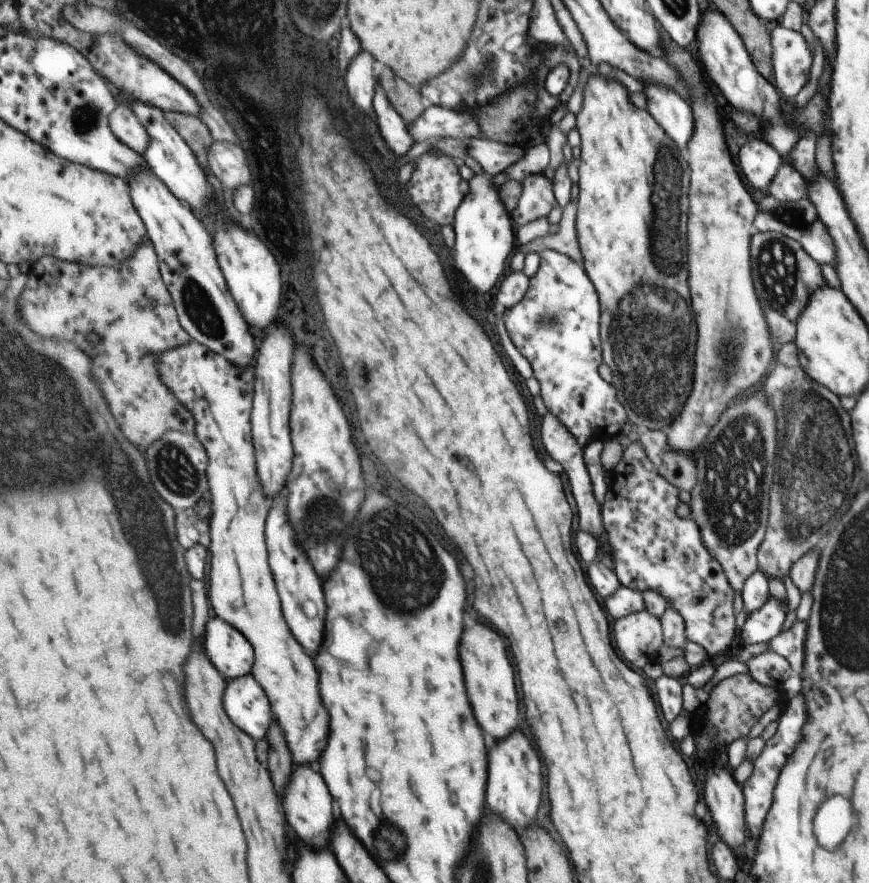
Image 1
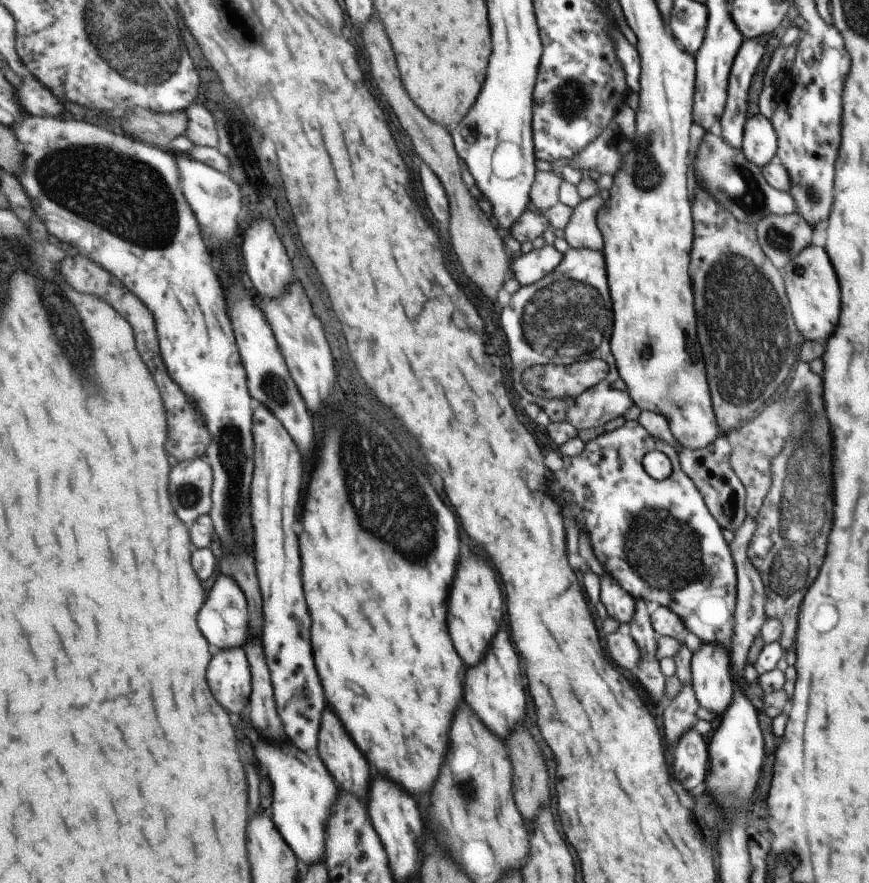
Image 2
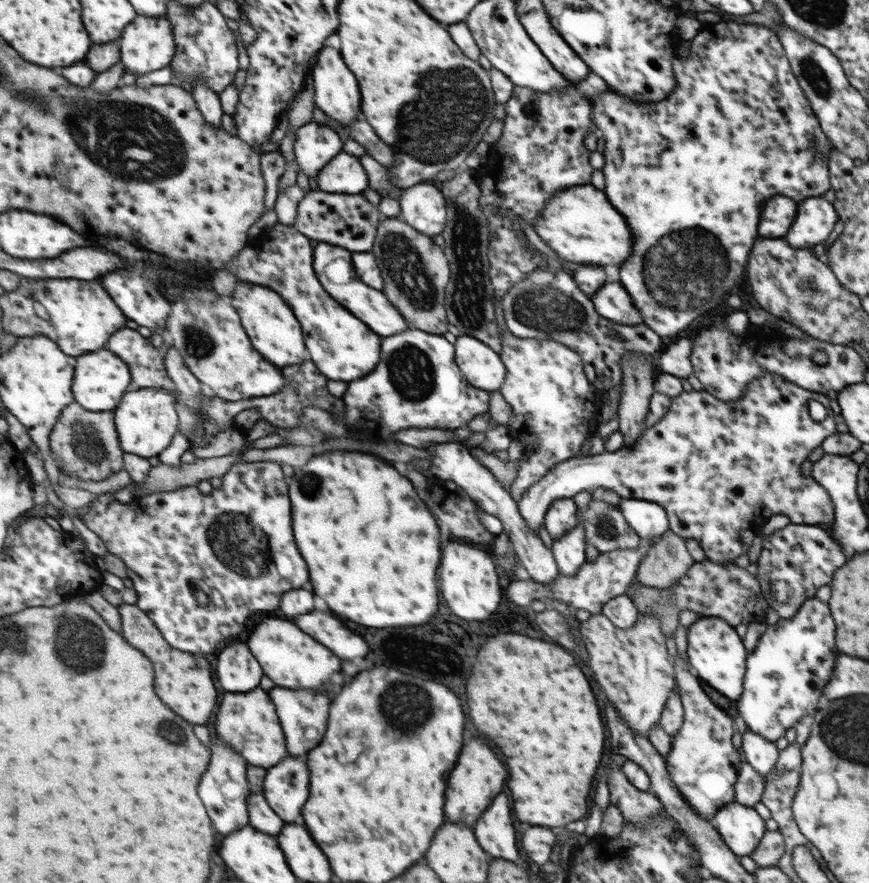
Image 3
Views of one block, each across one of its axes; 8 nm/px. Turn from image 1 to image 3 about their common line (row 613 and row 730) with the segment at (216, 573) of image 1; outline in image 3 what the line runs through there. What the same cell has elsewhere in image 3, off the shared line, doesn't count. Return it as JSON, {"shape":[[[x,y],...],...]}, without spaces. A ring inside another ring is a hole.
{"shape":[[[261,686],[247,694],[237,692],[225,692],[223,704],[219,708],[217,720],[215,720],[215,734],[219,740],[229,744],[231,750],[239,752],[249,766],[255,768],[275,768],[287,754],[287,742],[285,742],[285,728],[281,726],[281,716],[277,712],[277,704],[273,702],[271,694],[263,690]]]}

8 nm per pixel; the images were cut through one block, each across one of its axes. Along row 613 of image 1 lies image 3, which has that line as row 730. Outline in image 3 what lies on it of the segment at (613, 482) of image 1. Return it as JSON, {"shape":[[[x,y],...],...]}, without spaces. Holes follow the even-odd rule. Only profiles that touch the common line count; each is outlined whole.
{"shape":[[[683,652],[675,656],[677,664],[677,690],[683,704],[683,724],[681,730],[671,736],[669,752],[665,754],[665,766],[669,772],[669,782],[689,804],[689,810],[703,822],[713,820],[719,814],[717,806],[729,806],[735,800],[733,784],[739,770],[739,758],[731,744],[731,718],[721,712],[701,690],[699,678],[691,674],[687,658]]]}

